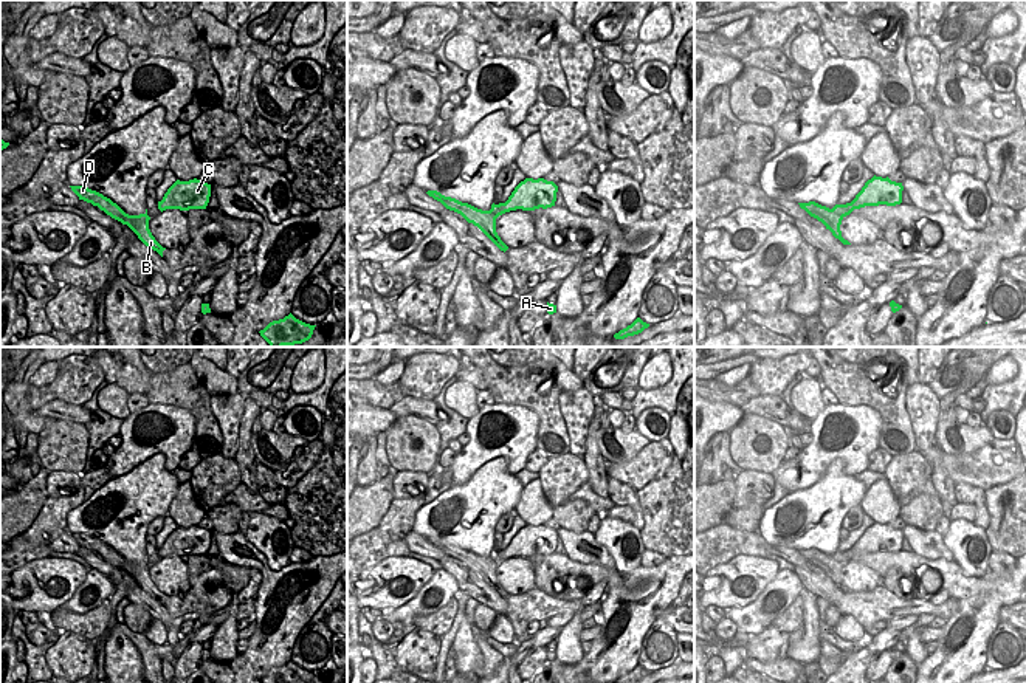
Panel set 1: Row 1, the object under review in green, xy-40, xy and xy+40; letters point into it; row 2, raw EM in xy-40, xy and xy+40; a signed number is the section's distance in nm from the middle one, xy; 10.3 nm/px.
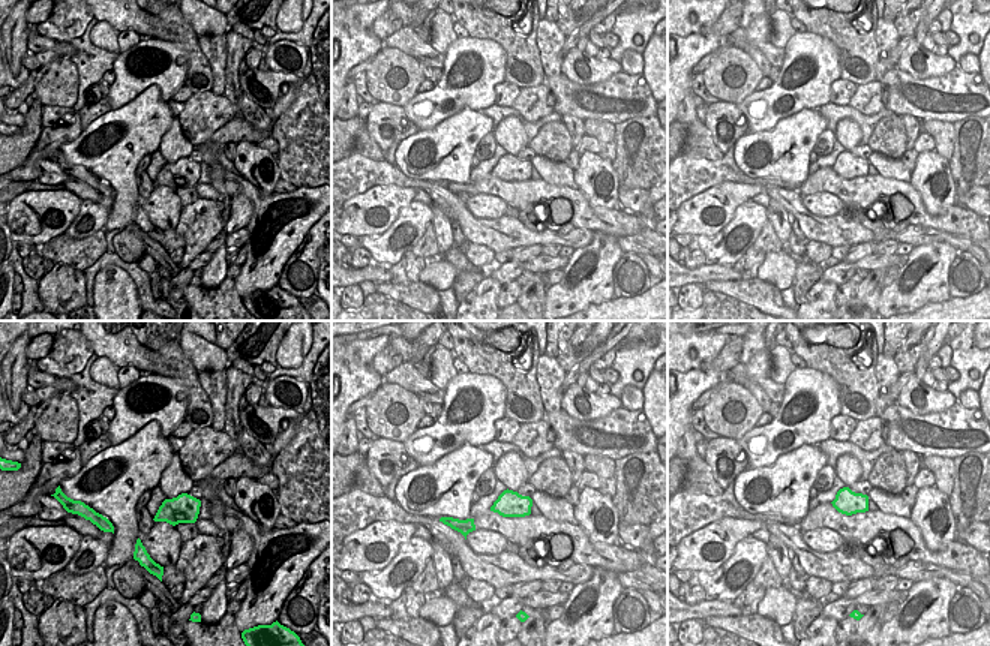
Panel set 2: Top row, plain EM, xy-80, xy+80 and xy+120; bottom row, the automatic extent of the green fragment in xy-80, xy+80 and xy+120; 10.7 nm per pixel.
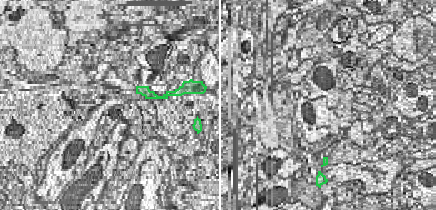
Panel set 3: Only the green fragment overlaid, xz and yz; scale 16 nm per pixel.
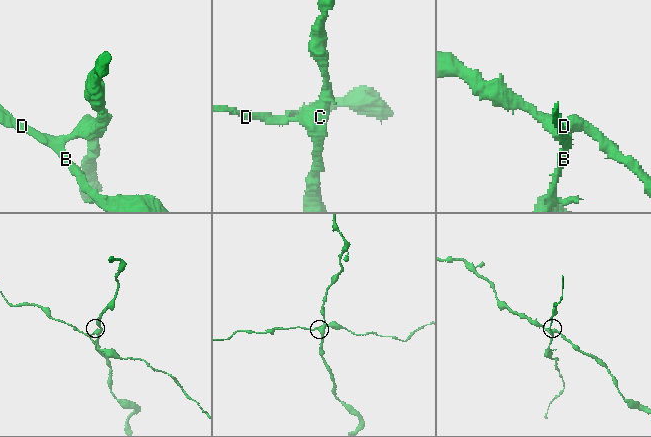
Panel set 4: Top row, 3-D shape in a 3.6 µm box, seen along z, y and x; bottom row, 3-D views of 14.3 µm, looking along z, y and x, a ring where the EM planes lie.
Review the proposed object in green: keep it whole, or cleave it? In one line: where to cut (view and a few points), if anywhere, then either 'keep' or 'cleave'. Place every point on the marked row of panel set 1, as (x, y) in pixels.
cut xy+40 (842, 205), (850, 212); cleave

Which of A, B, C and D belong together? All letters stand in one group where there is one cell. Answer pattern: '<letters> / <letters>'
A B D / C

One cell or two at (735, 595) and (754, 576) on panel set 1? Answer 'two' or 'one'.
one

